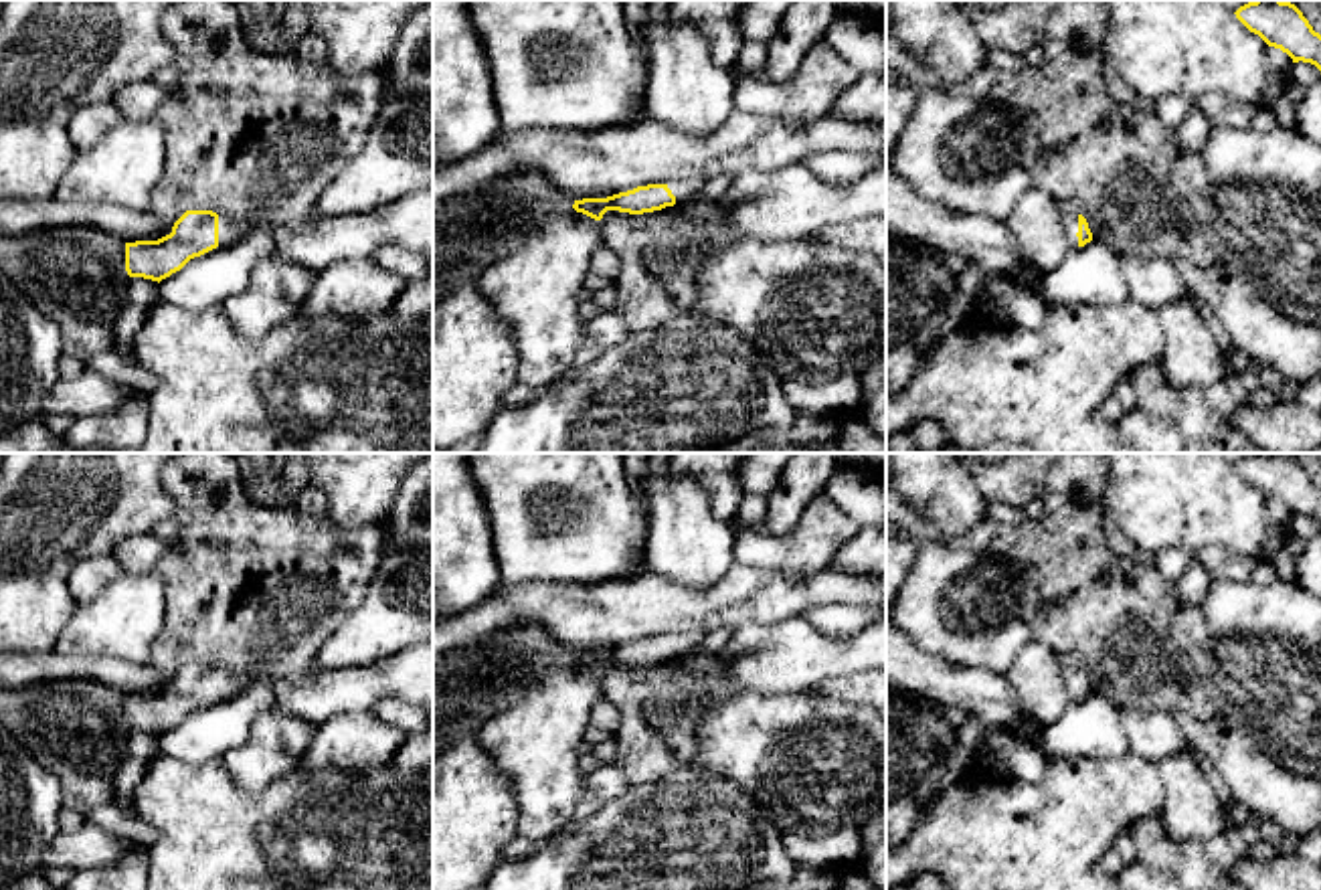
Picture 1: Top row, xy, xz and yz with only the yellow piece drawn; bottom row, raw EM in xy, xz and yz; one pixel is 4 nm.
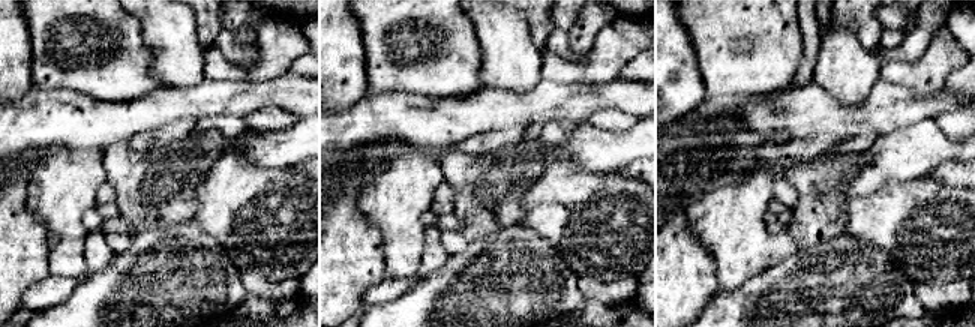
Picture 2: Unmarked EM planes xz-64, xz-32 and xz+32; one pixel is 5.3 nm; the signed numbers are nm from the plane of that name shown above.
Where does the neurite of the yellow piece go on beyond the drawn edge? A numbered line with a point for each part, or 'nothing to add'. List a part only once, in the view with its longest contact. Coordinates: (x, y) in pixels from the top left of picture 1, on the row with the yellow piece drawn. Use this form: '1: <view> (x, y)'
1: xy (229, 229)

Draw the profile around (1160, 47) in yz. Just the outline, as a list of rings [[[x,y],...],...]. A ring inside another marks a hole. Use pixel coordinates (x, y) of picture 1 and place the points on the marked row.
[[[1107,0],[1103,57],[1141,97],[1224,93],[1258,103],[1268,44],[1220,0]]]

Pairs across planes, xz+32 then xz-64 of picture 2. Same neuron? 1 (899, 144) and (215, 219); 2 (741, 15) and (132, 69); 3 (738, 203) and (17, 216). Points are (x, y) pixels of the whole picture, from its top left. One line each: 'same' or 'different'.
1: different
2: same
3: different

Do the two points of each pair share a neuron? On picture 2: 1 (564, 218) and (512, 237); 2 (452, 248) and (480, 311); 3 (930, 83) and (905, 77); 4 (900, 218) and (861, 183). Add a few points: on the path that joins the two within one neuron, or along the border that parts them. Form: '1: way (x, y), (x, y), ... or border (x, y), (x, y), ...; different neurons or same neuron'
1: border (519, 222), (543, 236), (560, 252); different neurons
2: border (468, 242), (461, 251), (447, 257); different neurons
3: way (924, 77), (911, 77); same neuron
4: border (905, 180), (887, 180), (875, 191), (848, 200); different neurons

